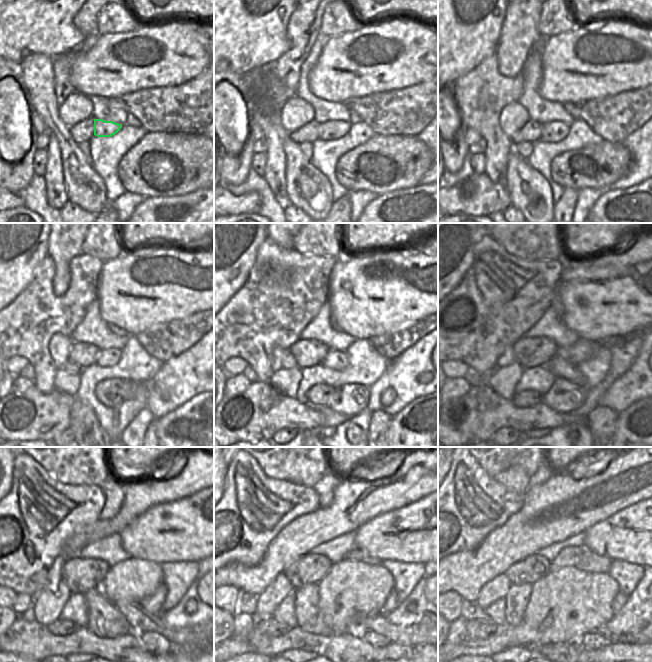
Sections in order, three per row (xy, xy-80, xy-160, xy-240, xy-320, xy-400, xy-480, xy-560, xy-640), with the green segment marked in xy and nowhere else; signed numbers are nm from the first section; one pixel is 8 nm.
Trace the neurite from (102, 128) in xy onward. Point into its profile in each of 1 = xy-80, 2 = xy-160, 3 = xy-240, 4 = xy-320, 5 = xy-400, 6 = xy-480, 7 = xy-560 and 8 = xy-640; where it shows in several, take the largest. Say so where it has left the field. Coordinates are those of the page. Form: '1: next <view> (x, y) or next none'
1: next xy-80 (331, 130)
2: next xy-160 (554, 132)
3: next xy-240 (106, 357)
4: next xy-320 (337, 360)
5: next xy-400 (561, 367)
6: next xy-480 (141, 621)
7: next xy-560 (417, 634)
8: next xy-640 (641, 638)

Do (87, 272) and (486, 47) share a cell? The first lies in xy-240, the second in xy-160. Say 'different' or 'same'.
different

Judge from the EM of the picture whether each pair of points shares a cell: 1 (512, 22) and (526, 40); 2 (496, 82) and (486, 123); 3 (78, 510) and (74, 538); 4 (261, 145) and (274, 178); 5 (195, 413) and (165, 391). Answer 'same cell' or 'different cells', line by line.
1: same cell
2: same cell
3: same cell
4: different cells
5: different cells

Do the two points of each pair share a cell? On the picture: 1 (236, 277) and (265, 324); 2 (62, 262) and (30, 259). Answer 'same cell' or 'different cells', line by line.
1: different cells
2: different cells

